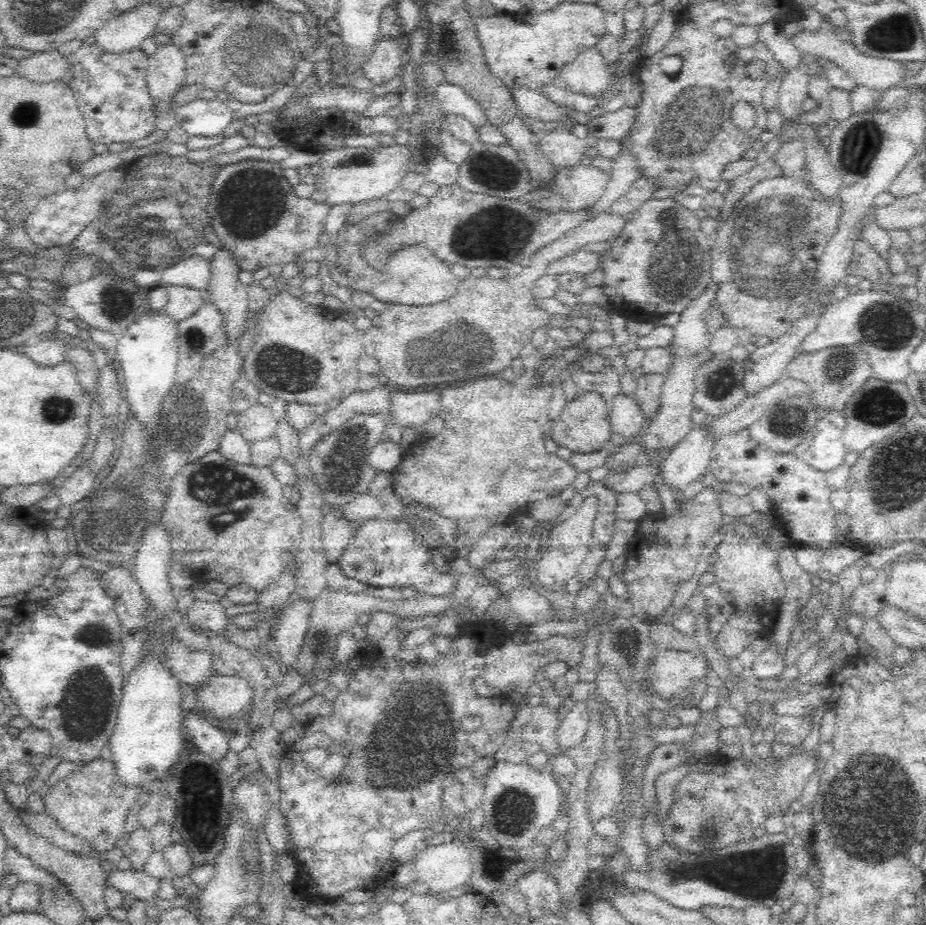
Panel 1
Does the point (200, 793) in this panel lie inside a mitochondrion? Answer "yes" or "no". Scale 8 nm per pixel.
yes

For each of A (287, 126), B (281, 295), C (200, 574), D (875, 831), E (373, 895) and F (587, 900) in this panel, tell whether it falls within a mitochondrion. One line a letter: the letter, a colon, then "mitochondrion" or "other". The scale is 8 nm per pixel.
A: other
B: other
C: other
D: mitochondrion
E: other
F: other

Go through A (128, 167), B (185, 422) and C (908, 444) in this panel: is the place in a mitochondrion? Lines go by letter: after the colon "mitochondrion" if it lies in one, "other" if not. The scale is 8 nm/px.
A: other
B: mitochondrion
C: mitochondrion

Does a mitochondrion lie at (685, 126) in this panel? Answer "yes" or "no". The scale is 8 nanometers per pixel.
yes

